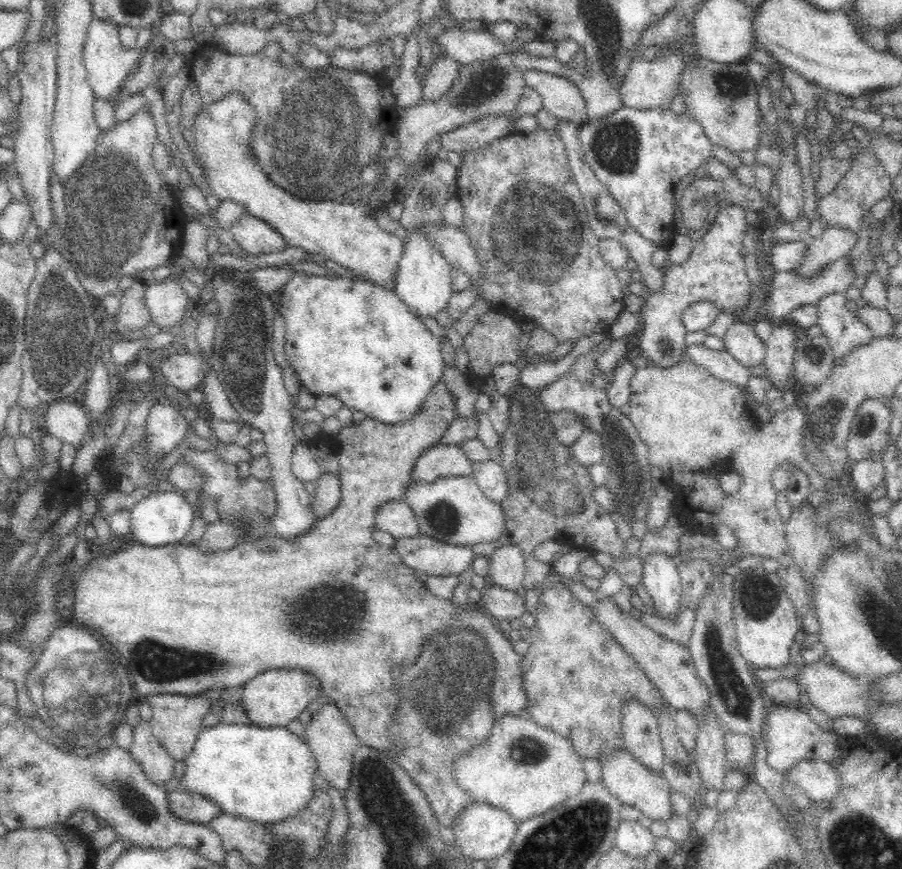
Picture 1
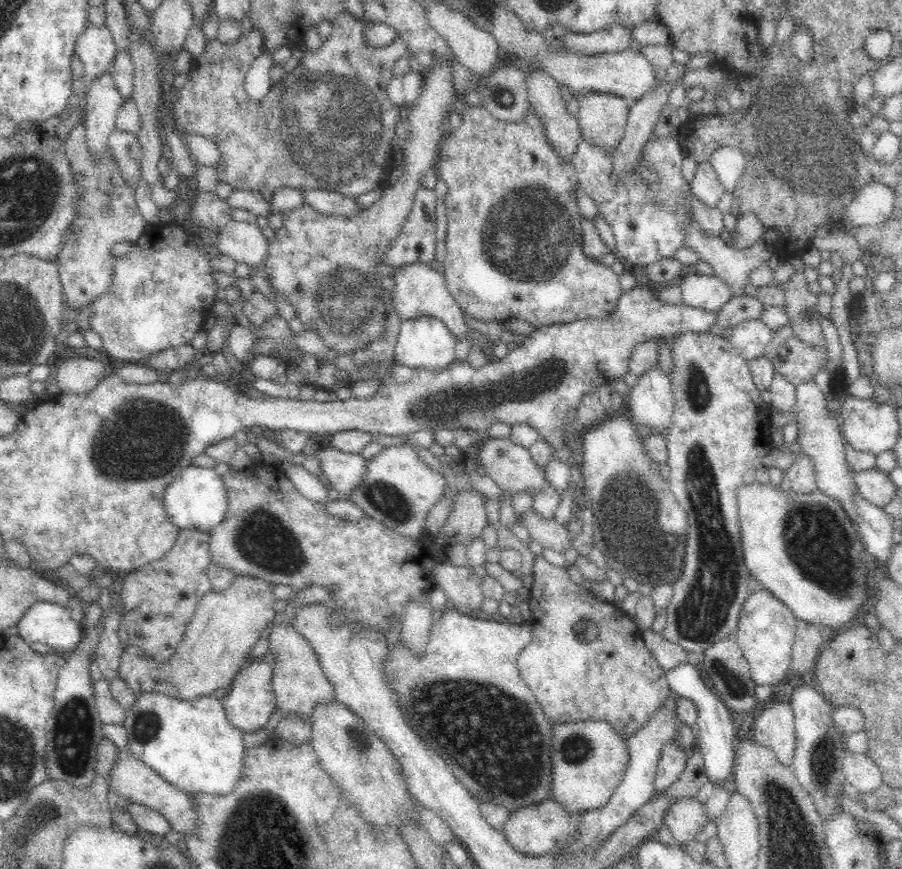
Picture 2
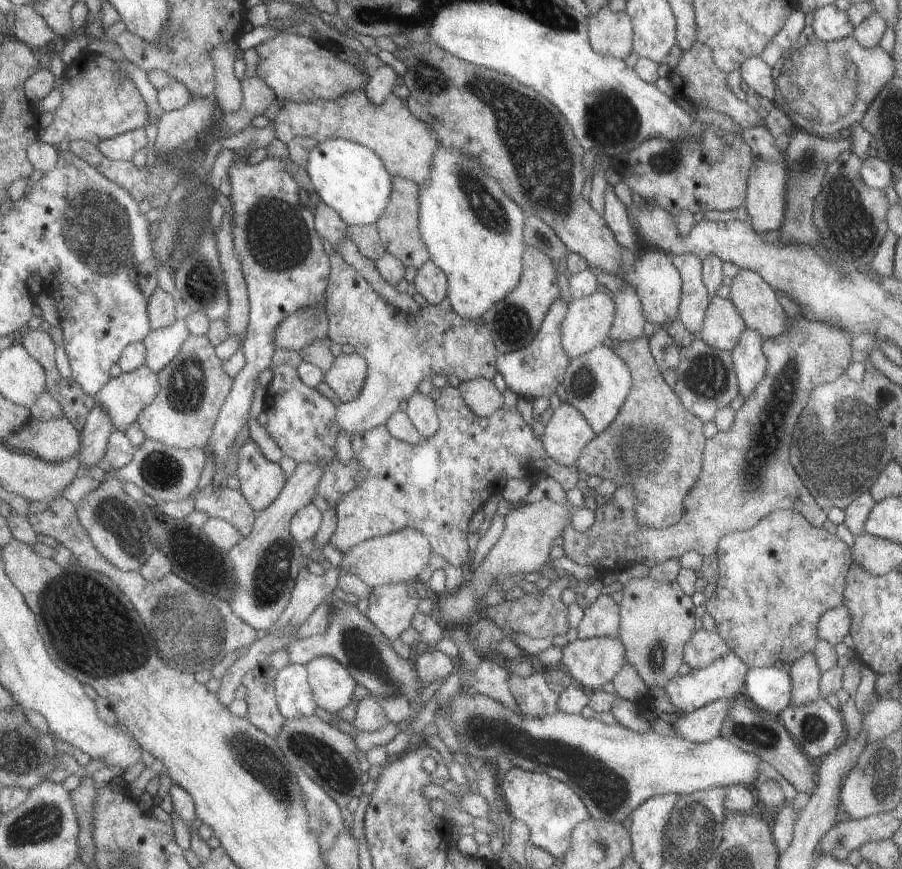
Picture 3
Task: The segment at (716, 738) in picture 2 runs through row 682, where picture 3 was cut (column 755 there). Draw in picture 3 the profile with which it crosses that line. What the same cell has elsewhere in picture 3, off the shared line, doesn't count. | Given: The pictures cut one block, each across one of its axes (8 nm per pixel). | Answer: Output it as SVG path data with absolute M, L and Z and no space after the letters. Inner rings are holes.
M751 667L744 678L744 696L761 711L773 715L790 704L790 676L782 669Z

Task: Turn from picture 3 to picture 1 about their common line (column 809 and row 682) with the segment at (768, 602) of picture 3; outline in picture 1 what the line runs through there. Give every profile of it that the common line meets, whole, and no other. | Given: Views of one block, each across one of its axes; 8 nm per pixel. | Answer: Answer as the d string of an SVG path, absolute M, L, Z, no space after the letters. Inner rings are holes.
M563 586L542 592L534 612L536 623L528 637L529 651L524 656L524 690L528 713L532 720L571 743L583 760L598 758L600 753L623 744L621 710L626 697L642 699L651 708L659 703L660 692L648 676L640 670L636 661L596 622L589 605L573 597Z

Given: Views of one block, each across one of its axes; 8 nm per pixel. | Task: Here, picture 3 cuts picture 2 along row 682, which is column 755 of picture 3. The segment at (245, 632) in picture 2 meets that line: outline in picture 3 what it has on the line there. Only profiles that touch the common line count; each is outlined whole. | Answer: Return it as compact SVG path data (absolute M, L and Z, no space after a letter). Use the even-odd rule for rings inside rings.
M763 125L742 129L739 136L750 148L752 156L746 178L744 202L740 208L742 216L750 222L750 227L757 234L775 230L781 226L783 210L785 210L787 172L785 172L783 152L779 152L775 148L774 137L771 136L770 132Z

